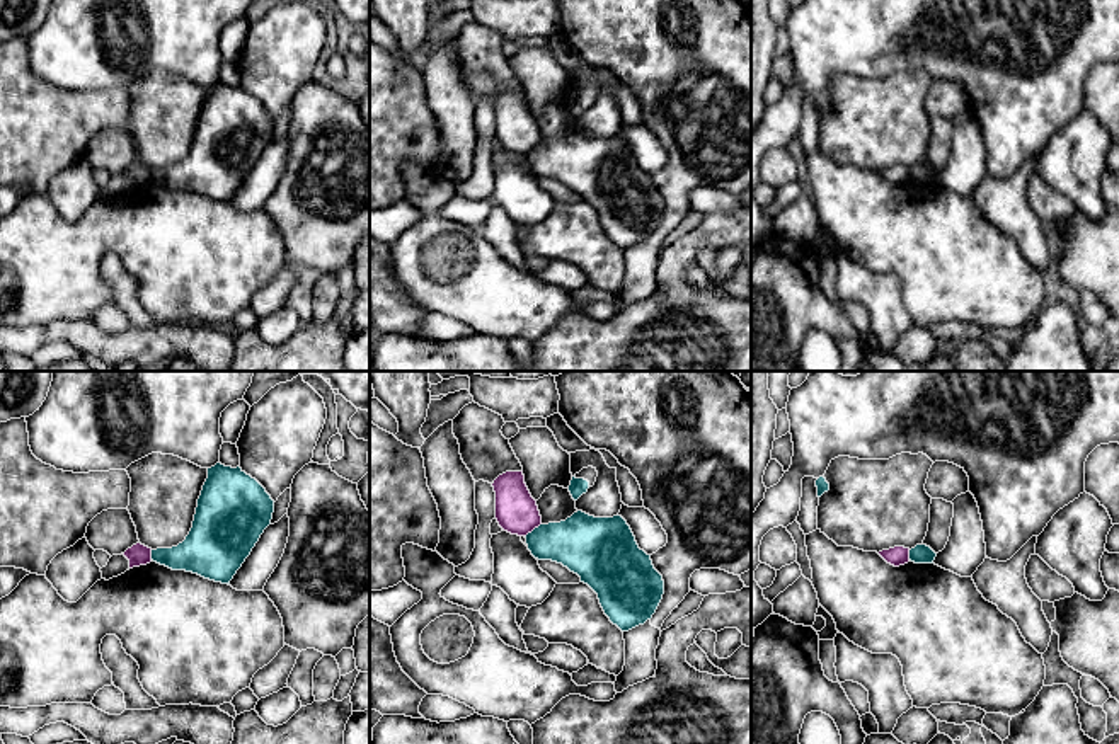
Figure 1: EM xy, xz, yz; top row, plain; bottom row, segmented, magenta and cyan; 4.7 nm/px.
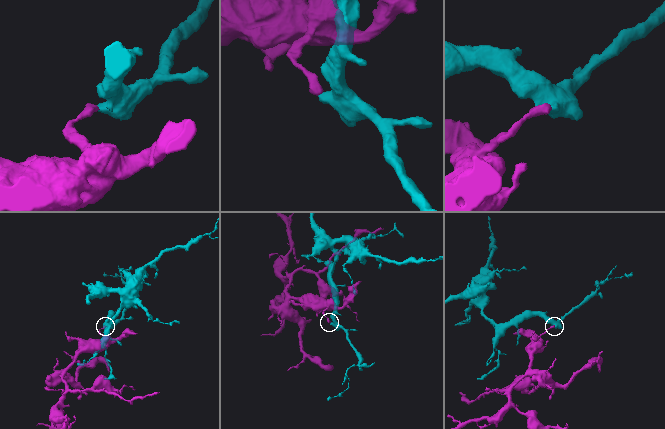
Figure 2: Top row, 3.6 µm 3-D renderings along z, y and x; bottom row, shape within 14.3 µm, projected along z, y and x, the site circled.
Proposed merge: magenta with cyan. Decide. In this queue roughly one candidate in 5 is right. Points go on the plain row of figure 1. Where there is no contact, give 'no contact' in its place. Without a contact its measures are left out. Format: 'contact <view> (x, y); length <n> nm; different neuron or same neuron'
contact xz (532, 148); length 100 nm; different neuron

